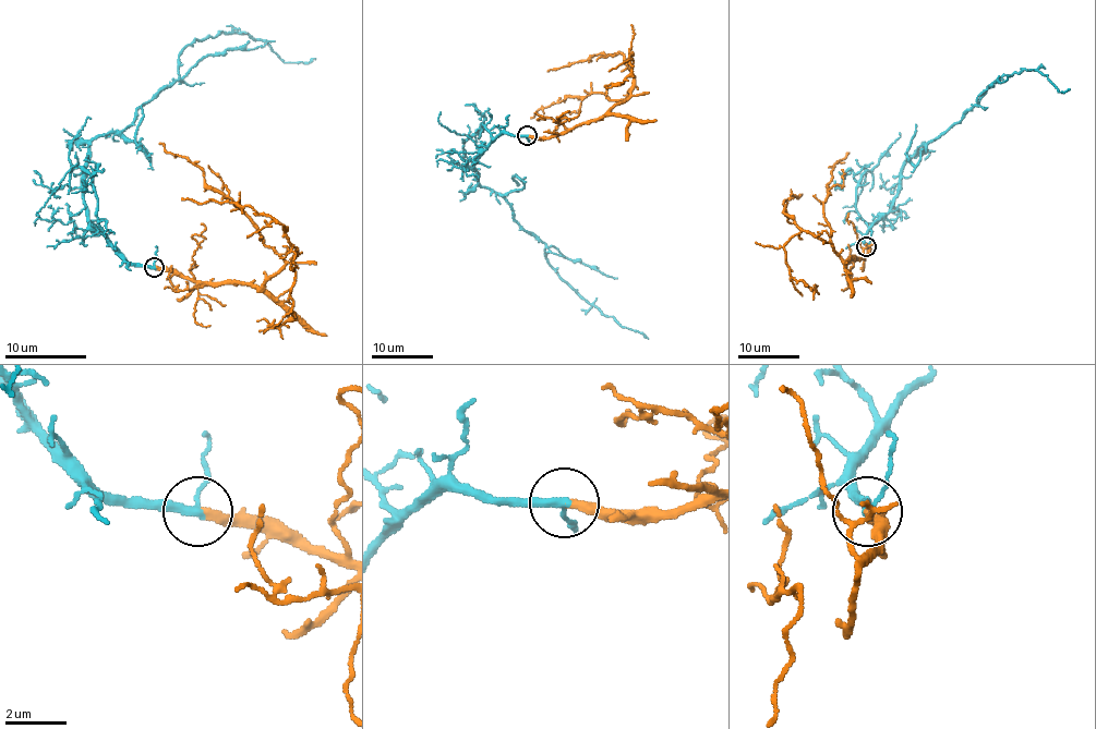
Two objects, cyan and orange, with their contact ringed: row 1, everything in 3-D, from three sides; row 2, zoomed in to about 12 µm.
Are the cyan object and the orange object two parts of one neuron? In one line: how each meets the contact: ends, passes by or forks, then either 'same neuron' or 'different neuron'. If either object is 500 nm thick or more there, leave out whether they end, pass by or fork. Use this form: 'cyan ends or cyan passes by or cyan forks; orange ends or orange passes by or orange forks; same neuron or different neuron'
cyan passes by; orange ends; same neuron

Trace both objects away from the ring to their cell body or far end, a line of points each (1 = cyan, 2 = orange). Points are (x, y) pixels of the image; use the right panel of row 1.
1: (867, 245), (864, 234), (888, 211), (903, 162), (948, 129), (1003, 75), (1038, 70), (1058, 93), (1069, 89)
2: (867, 245), (864, 256), (845, 260), (829, 242), (803, 230), (784, 211), (785, 199), (797, 198), (803, 193)

